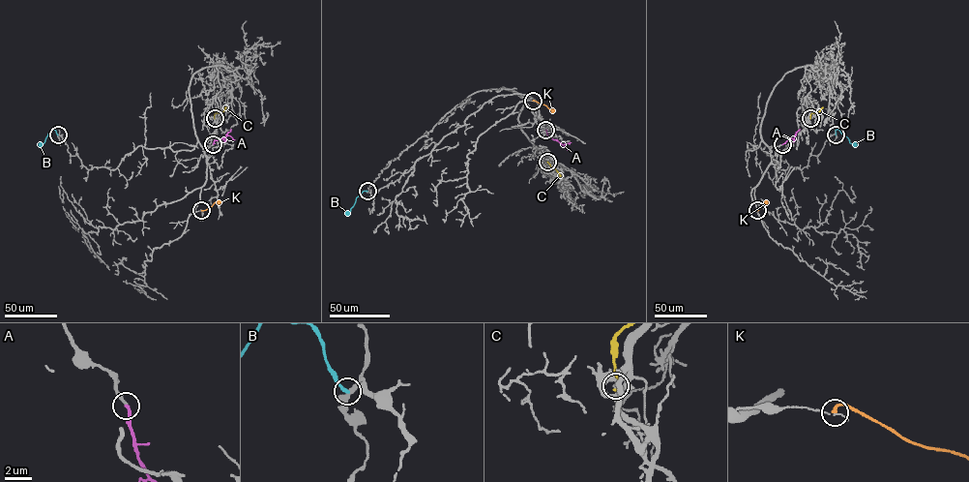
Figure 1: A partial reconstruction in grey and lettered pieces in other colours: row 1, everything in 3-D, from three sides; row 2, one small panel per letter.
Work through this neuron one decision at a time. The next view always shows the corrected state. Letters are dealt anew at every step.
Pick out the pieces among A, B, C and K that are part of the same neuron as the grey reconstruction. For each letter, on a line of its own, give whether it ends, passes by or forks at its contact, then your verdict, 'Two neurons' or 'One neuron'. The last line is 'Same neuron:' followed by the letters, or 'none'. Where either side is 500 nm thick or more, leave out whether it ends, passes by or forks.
A: It ends there. One neuron
B: It ends there. Two neurons
C: It ends there. Two neurons
K: It ends there. Two neurons
Same neuron: A

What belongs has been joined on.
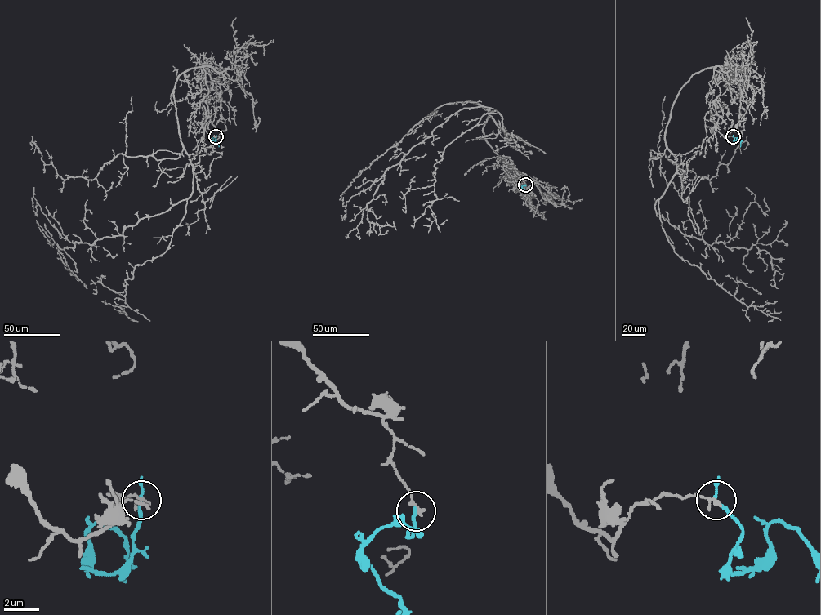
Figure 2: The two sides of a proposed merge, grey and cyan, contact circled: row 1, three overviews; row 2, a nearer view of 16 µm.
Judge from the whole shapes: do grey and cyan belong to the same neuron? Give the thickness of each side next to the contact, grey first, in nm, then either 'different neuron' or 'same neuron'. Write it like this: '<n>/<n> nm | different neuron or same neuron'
200/240 nm | different neuron

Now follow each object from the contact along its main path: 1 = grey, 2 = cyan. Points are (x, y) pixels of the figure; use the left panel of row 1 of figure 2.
1: (216, 136), (202, 125), (205, 70), (189, 69), (174, 95), (193, 191), (122, 235), (57, 245), (84, 283)
2: (216, 136), (212, 140), (214, 137), (219, 147)

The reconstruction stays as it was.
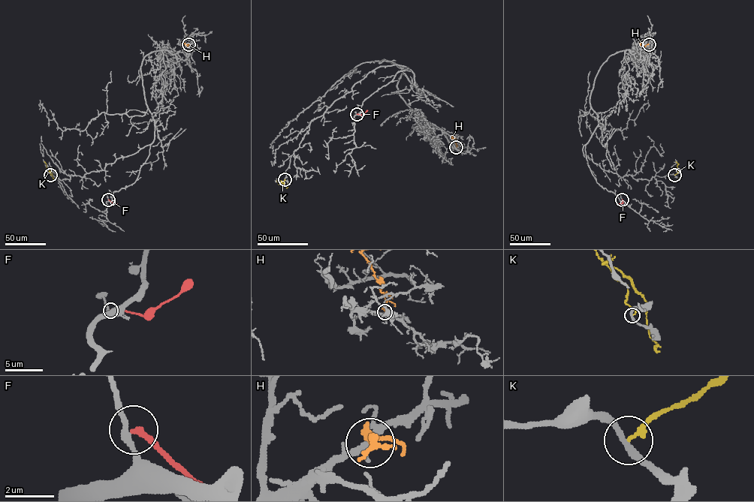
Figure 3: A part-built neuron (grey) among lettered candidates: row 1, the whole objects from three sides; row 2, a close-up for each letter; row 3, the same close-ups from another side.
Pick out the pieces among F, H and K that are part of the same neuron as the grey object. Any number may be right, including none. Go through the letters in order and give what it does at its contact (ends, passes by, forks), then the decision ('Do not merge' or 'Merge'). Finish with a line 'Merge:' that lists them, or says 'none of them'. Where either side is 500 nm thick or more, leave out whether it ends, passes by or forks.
F: It ends there. Do not merge
H: It ends there. Merge
K: It ends there. Do not merge
Merge: H

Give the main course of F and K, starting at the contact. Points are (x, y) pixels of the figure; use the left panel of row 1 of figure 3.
F: (108, 199), (117, 204)
K: (50, 175), (49, 169), (52, 178)

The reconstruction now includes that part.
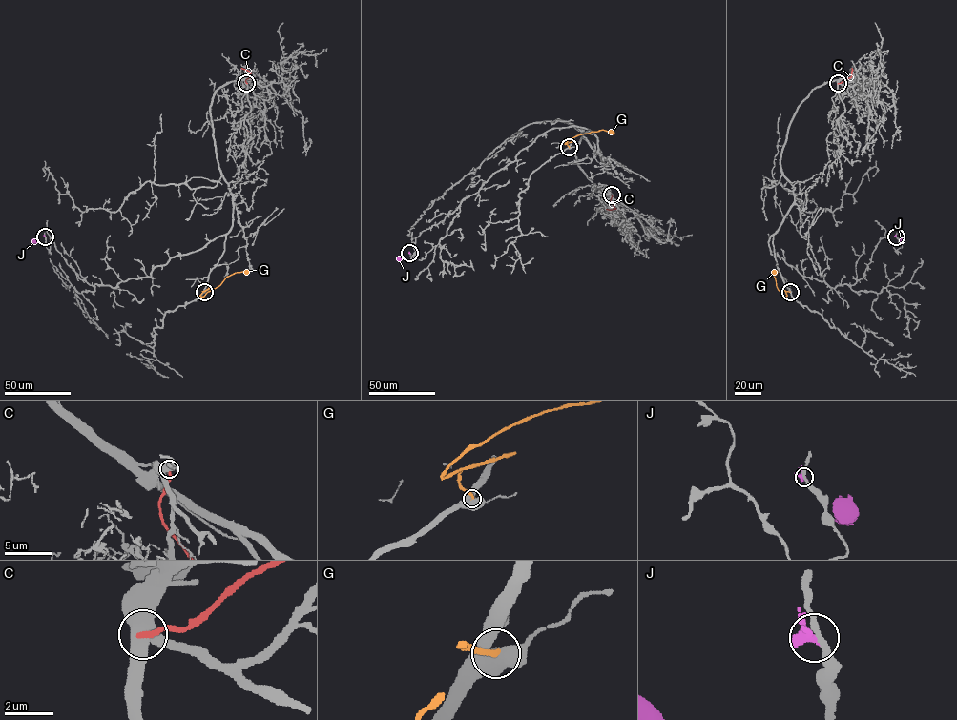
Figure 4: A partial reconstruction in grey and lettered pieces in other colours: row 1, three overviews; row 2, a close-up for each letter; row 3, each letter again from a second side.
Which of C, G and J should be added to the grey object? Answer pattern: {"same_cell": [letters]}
{"same_cell": []}

